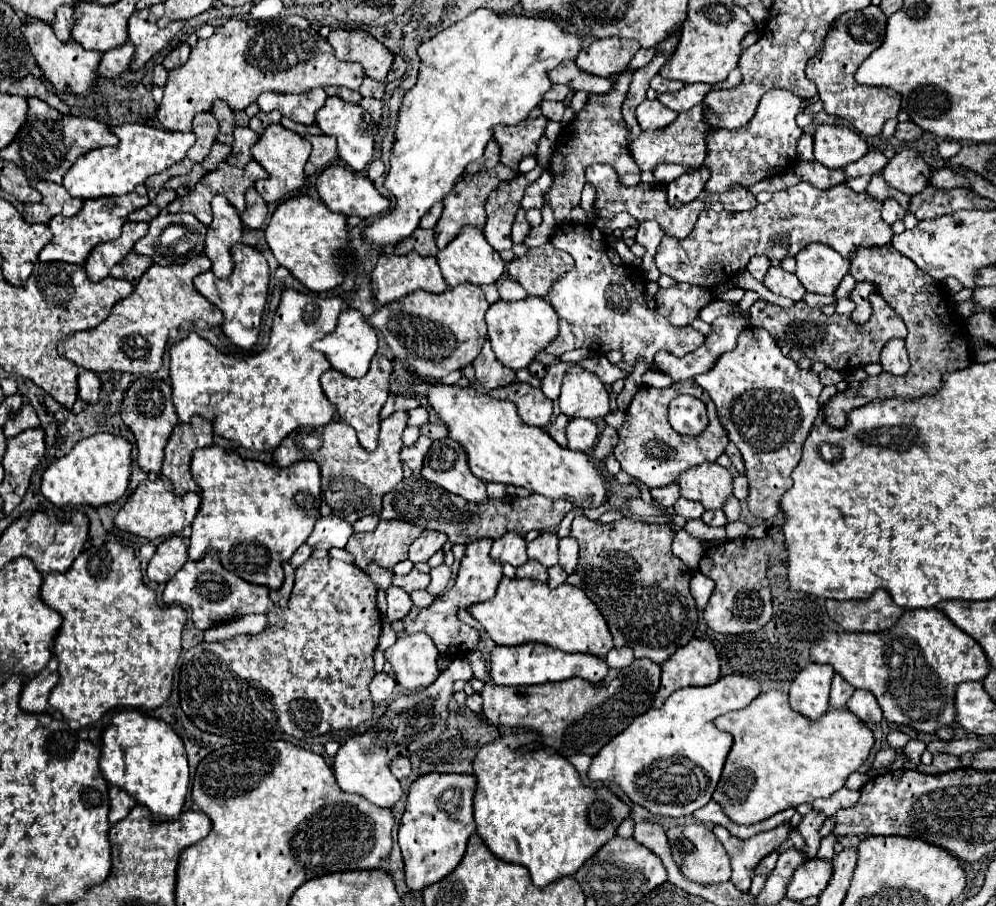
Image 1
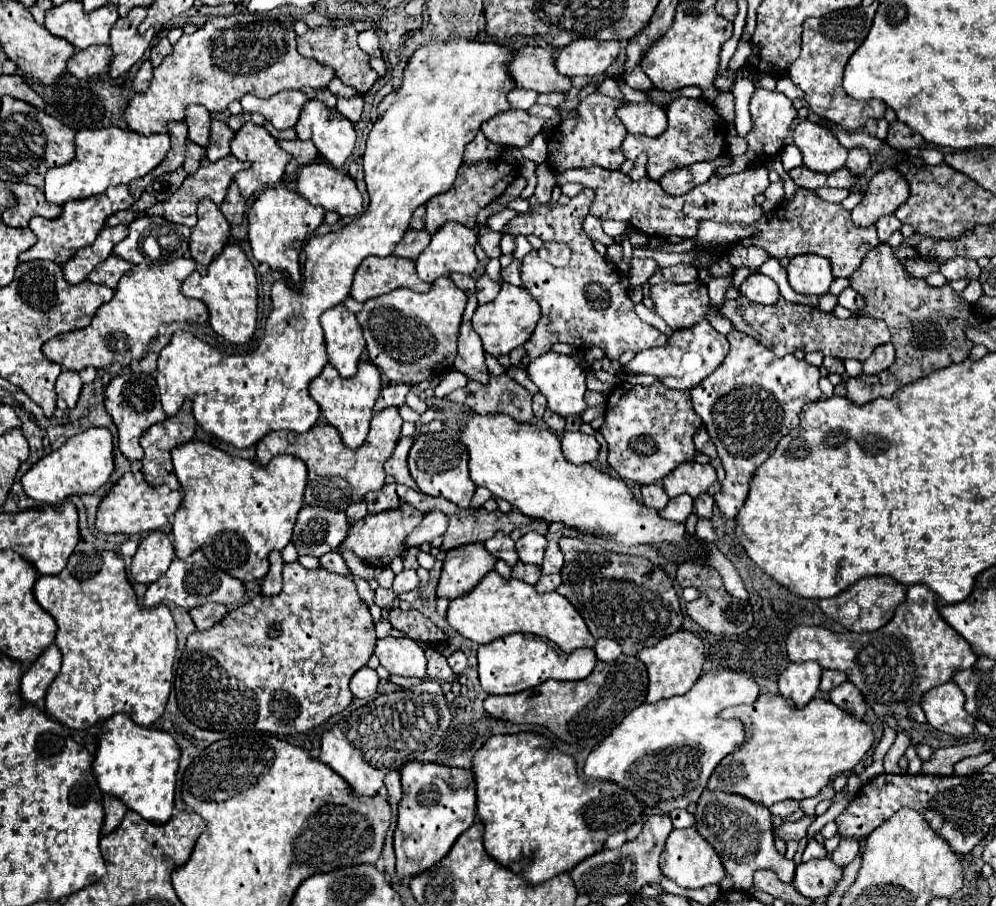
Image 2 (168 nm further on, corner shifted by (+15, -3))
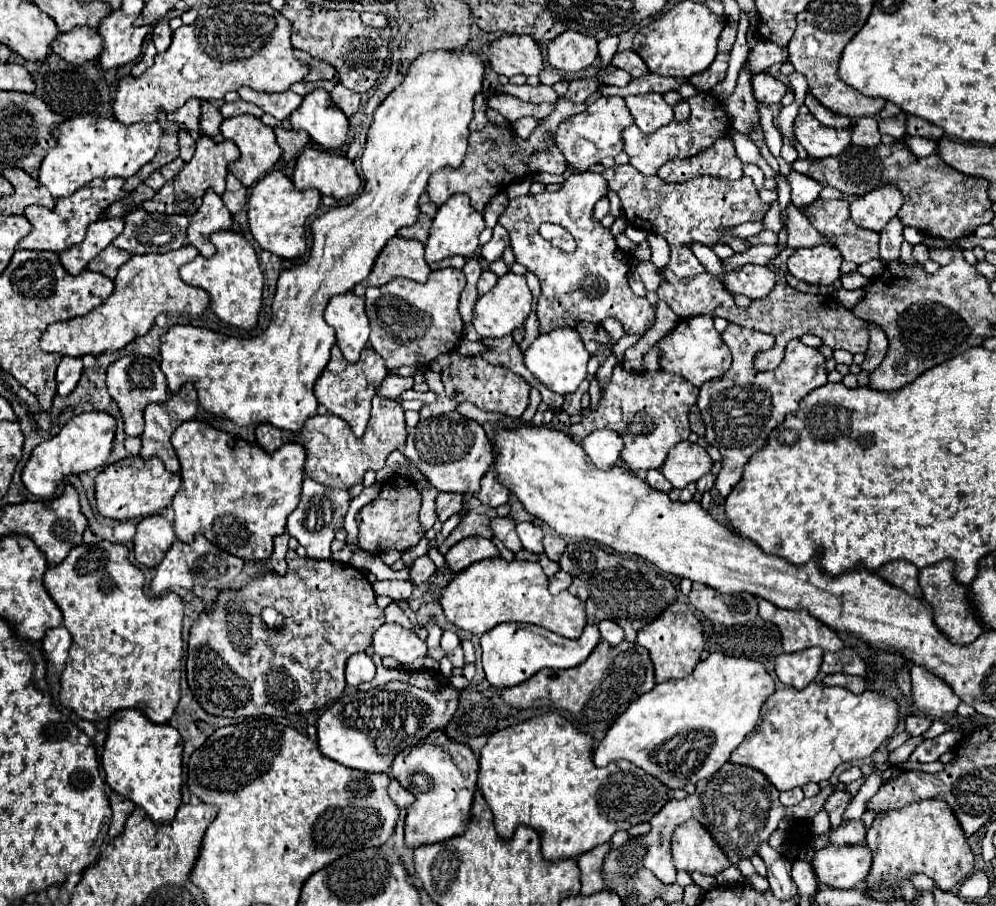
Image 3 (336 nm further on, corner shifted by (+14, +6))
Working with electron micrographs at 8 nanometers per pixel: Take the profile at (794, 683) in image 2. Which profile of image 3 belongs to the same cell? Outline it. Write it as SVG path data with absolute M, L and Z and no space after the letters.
M817 647L797 653L783 653L775 661L775 673L783 685L803 689L817 677L821 661L823 651Z

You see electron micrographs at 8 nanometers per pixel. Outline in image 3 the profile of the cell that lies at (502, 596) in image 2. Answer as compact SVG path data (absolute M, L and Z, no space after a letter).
M503 557L483 559L455 573L451 583L441 591L439 603L453 625L475 635L483 635L499 623L517 621L545 627L567 639L579 639L587 625L585 607L581 607L581 601L569 591L551 595L547 585L547 575L537 563L505 561Z

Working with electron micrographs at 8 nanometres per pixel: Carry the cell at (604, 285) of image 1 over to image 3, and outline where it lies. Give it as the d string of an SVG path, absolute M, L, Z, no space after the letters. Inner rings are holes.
M577 173L569 175L557 193L543 191L539 195L511 199L507 209L499 215L499 225L503 225L511 235L511 249L517 263L529 267L529 271L535 273L541 281L543 293L537 307L541 333L549 333L563 325L575 327L581 321L603 323L607 317L617 317L623 323L625 333L643 335L653 325L655 313L649 301L645 297L635 297L635 293L629 289L629 253L621 251L611 229L603 227L593 217L593 207L601 197L605 197L605 193L607 185L599 173ZM541 223L555 223L565 227L577 243L575 253L565 253L545 241L537 231Z

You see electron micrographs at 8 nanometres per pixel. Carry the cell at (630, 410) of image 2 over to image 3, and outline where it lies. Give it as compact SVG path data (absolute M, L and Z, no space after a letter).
M621 365L613 367L611 381L605 385L599 407L583 409L581 421L571 425L571 439L581 443L595 429L613 429L625 439L623 461L631 471L659 469L667 459L667 453L679 441L685 441L691 433L689 429L689 407L697 403L699 389L689 385L689 381L665 373L665 371L645 371L629 373Z

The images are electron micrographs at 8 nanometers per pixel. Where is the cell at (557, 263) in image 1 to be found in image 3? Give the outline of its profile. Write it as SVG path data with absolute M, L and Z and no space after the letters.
M543 223L543 225L539 227L539 233L541 233L543 239L547 239L551 245L559 247L561 251L567 251L567 253L569 253L569 251L575 249L575 239L573 239L565 229L561 229L559 225Z

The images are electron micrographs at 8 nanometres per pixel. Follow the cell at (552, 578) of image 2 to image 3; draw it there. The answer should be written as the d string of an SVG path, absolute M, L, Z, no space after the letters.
M559 571L557 577L551 577L551 579L549 579L549 591L551 591L553 595L569 589L569 585L571 585L571 575L565 573L565 571Z

